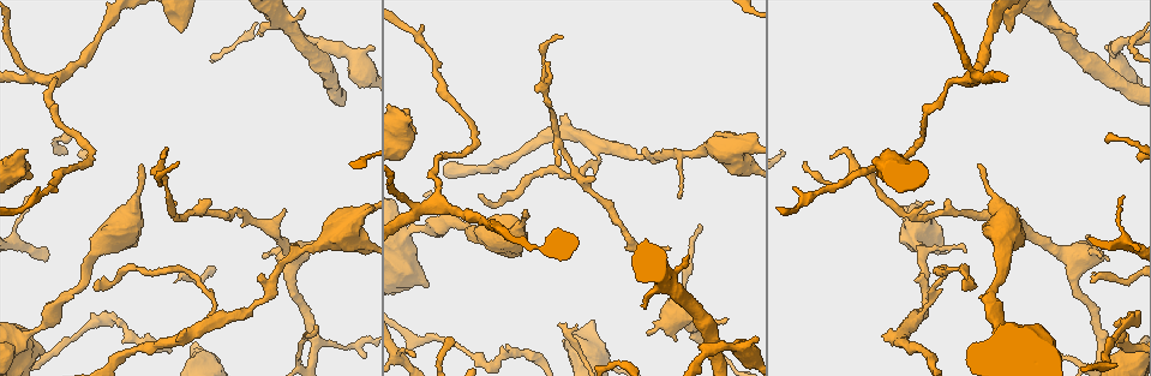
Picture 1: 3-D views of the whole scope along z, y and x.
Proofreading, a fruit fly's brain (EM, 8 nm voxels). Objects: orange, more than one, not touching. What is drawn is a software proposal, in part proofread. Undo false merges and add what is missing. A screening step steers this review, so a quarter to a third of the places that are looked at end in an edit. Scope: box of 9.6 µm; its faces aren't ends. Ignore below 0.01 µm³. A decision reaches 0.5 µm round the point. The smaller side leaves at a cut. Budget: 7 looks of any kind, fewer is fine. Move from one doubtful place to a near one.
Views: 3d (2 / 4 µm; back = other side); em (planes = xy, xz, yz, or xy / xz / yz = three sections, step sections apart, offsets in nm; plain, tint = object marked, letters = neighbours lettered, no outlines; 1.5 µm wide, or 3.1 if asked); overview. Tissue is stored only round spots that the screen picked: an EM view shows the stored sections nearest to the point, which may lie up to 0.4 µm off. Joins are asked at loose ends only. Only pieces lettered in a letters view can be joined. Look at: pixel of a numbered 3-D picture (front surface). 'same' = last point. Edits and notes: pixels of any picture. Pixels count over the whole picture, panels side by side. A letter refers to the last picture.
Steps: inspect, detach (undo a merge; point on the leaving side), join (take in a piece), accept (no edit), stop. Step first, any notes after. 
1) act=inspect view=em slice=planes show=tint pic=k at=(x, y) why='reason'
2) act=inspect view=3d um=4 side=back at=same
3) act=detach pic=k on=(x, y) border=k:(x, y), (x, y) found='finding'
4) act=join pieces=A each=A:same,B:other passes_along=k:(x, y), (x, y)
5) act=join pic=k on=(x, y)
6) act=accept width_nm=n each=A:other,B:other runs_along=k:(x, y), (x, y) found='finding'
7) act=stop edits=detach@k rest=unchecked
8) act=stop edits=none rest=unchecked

act=inspect view=3d um=4 pic=1 at=(496, 359) why='thin neck'

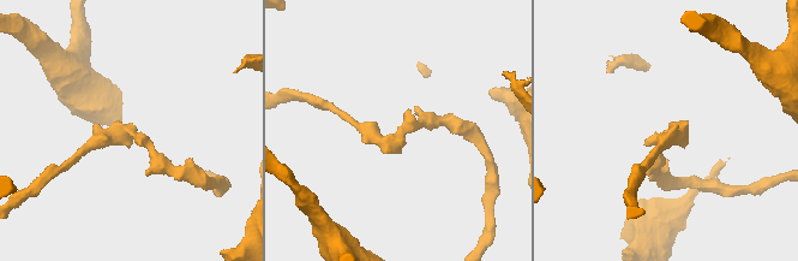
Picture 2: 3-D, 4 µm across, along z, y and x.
act=inspect view=em slice=planes show=letters pic=2 at=(664, 130)

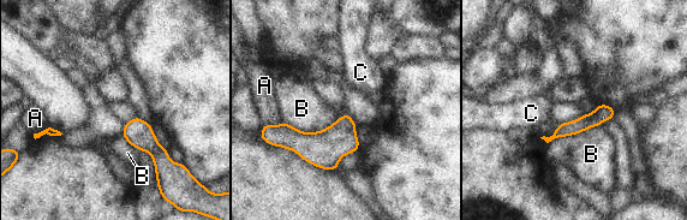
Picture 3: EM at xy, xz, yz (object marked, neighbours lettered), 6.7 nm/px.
act=accept longest_contact=B:360nm each=A:other,B:other,C:other runs_along=3:(610, 111), (556, 135) found='one neuron here'

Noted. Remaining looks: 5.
act=inspect view=em slice=planes show=letters pic=1 at=(43, 348) why='stops while still wide'

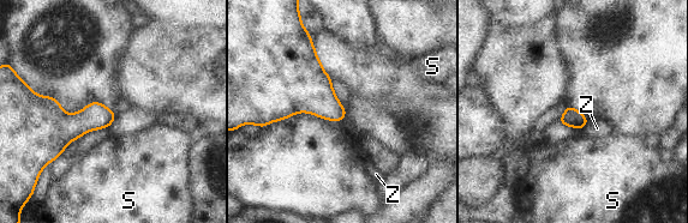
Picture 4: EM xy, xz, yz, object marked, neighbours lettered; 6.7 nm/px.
act=accept longest_contact=Z:90nm each=S:other,Z:other border=4:(588, 120), (581, 130) found='no lettered piece goes on from it'

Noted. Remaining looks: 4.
act=inspect view=3d um=4 pic=1 at=(978, 167)

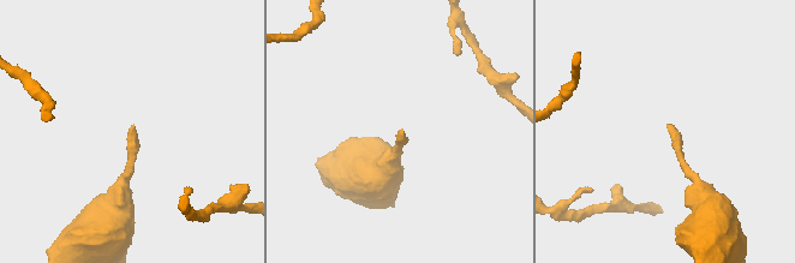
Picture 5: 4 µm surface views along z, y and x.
act=inspect view=em slice=planes show=letters pic=5 at=(670, 125) why='now the EM'

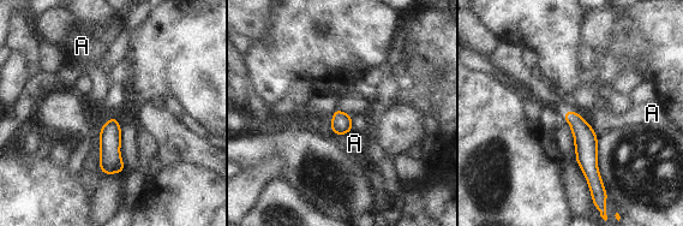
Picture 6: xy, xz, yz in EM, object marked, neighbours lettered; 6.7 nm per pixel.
act=accept each=A:other runs_along=6:(568, 113), (585, 136), (591, 183) found='none of them fits'

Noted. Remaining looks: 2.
act=stop edits=none rest=unchecked

